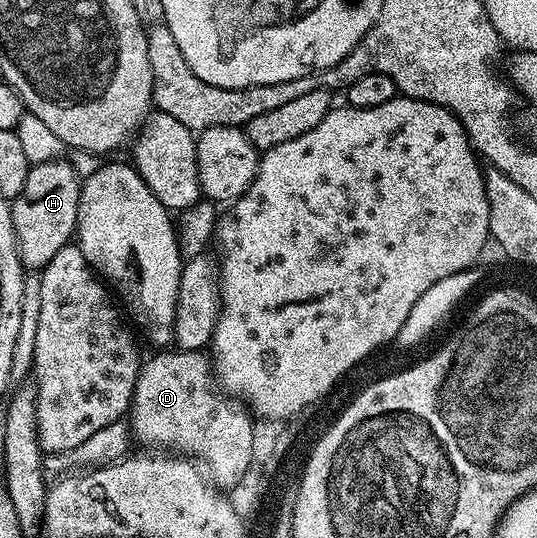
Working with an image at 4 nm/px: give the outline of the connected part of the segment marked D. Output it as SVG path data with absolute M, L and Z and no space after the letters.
M196 349L173 352L154 357L139 368L128 414L133 440L137 444L139 441L142 447L181 451L201 459L219 486L237 486L253 459L255 422L243 402L220 388L211 358L205 352Z

